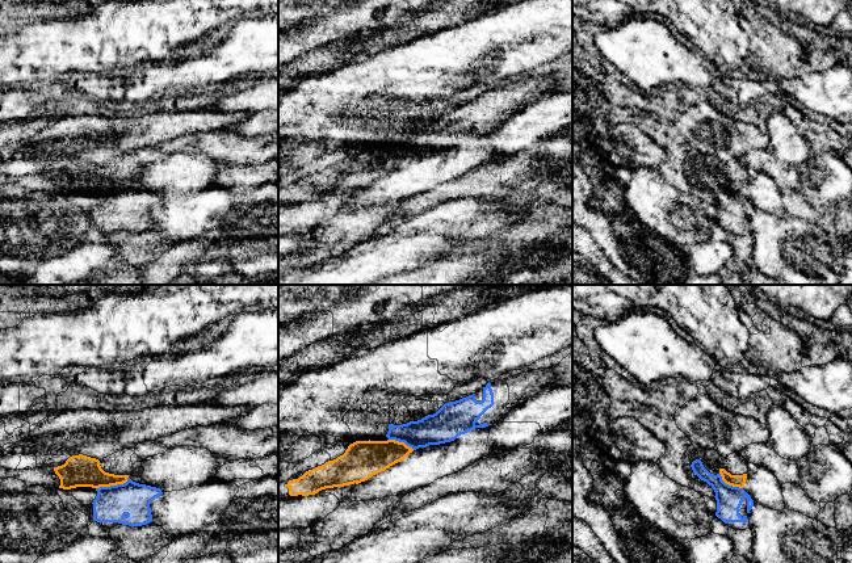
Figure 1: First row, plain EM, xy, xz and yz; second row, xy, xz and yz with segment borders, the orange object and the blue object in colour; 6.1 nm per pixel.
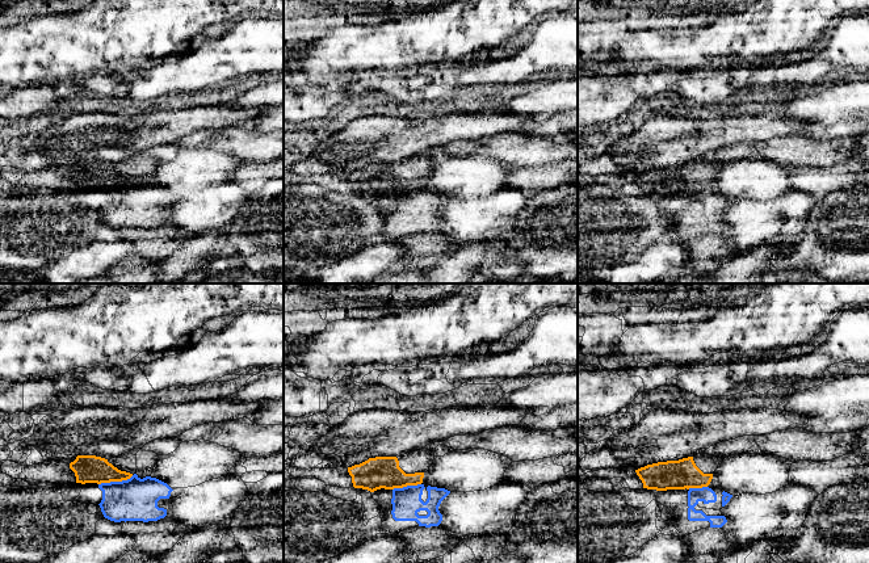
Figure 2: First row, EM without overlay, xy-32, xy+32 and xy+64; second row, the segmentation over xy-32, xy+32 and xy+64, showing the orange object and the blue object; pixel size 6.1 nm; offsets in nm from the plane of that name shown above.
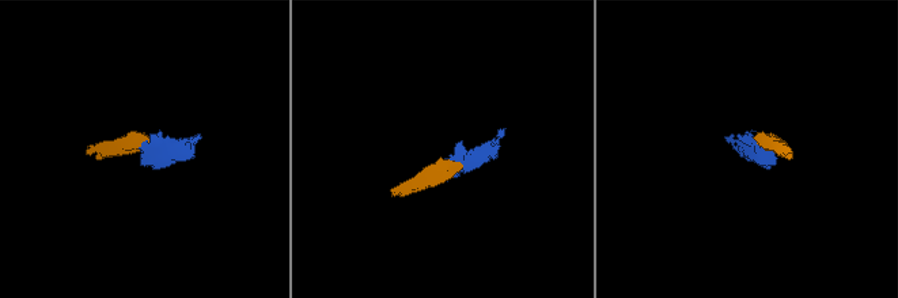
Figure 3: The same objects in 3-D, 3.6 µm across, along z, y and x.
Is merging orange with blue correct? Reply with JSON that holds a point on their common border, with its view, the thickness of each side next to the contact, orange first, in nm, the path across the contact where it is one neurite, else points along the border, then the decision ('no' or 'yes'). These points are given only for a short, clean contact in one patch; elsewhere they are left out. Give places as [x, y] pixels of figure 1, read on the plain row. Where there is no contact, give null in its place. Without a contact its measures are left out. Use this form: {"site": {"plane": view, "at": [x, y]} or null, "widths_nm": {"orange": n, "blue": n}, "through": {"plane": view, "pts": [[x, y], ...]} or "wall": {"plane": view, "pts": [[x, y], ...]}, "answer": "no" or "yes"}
{"site": {"plane": "xy", "at": [113, 190]}, "widths_nm": {"orange": 190, "blue": 220}, "wall": {"plane": "xy", "pts": [[127, 183], [122, 189], [96, 194]]}, "answer": "no"}

